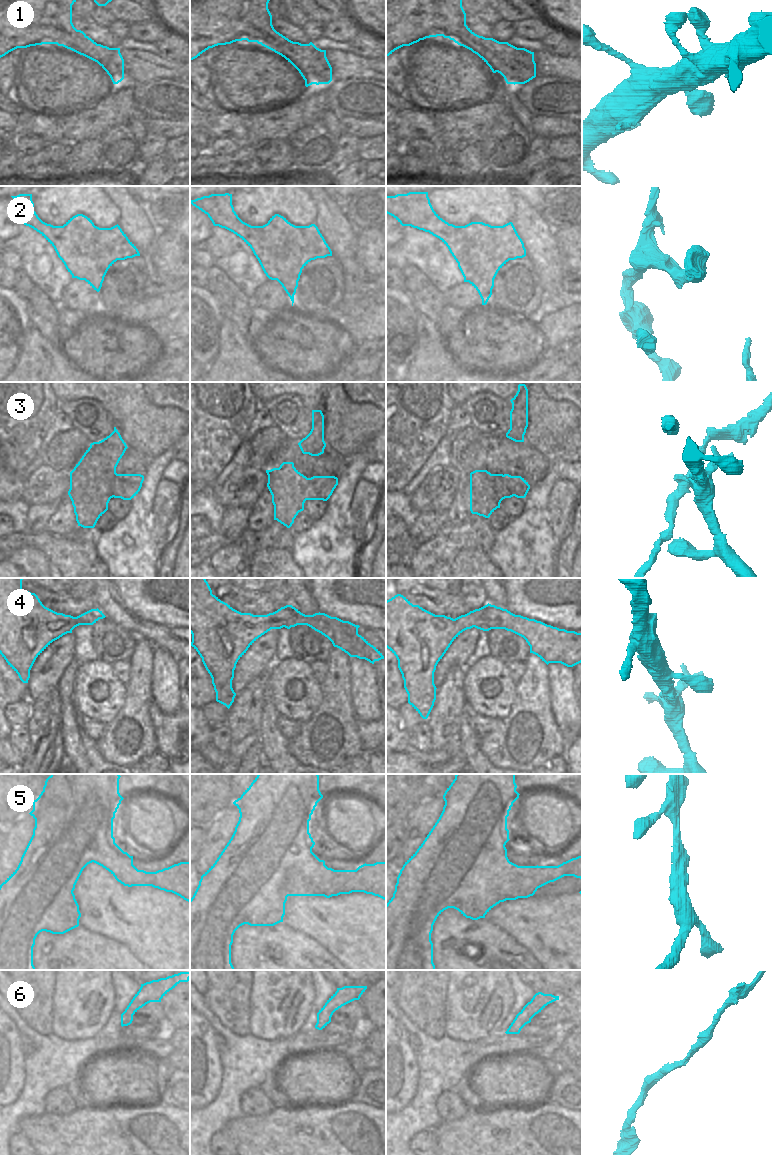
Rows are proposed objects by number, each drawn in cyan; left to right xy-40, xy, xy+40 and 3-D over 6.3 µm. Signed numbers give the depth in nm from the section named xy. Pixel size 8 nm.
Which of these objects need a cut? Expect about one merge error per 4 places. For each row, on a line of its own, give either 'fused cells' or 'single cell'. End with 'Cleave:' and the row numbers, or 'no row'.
1: single cell
2: single cell
3: fused cells
4: single cell
5: single cell
6: single cell
Cleave: 3

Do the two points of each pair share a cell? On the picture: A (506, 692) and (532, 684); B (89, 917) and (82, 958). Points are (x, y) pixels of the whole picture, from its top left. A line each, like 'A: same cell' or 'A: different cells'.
A: different cells
B: different cells

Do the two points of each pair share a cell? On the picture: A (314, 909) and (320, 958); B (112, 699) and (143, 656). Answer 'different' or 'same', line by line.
A: different
B: different

